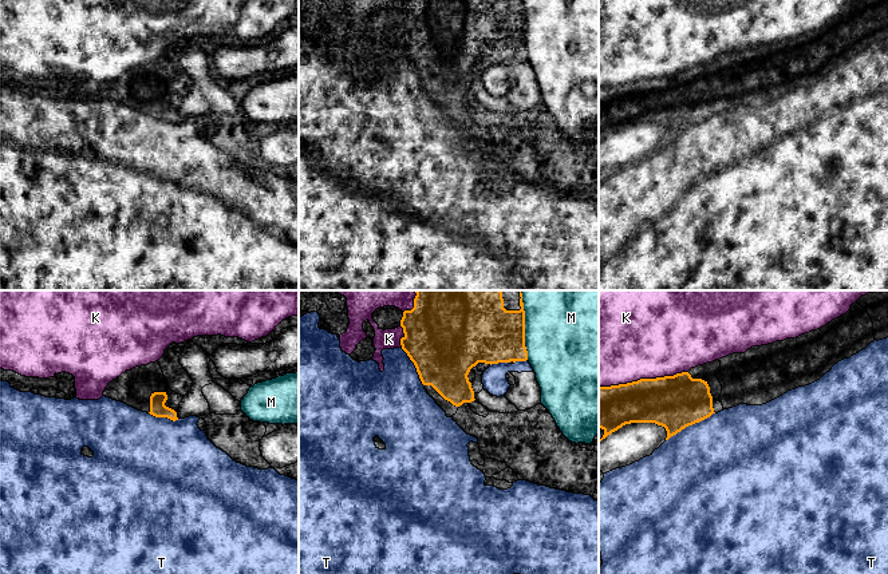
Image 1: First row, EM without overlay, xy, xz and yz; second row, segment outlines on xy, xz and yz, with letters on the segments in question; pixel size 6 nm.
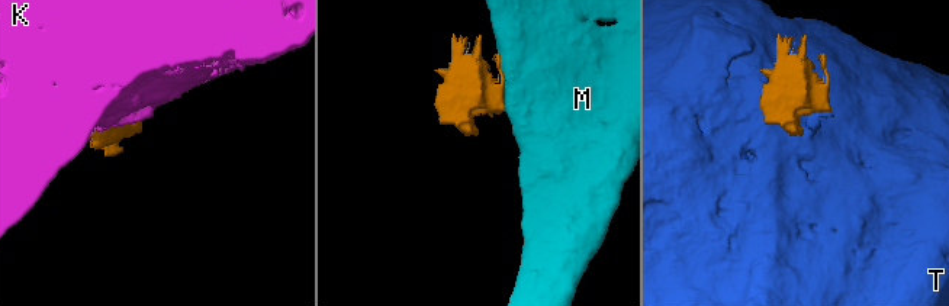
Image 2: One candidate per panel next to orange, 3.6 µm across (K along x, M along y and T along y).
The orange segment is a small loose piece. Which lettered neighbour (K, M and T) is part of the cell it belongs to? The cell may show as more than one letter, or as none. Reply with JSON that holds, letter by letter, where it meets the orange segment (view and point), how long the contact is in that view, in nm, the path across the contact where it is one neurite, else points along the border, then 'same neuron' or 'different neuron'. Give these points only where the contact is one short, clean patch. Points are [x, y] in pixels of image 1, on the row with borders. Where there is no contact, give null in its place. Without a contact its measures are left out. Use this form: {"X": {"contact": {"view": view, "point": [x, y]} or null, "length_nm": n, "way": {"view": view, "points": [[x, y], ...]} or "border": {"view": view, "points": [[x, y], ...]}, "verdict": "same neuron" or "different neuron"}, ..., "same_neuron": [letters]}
{"K": {"contact": {"view": "yz", "point": [643, 379]}, "length_nm": 550, "verdict": "different neuron"}, "M": {"contact": {"view": "xz", "point": [524, 325]}, "length_nm": 420, "verdict": "different neuron"}, "T": {"contact": {"view": "yz", "point": [690, 424]}, "length_nm": 340, "verdict": "different neuron"}, "same_neuron": []}

